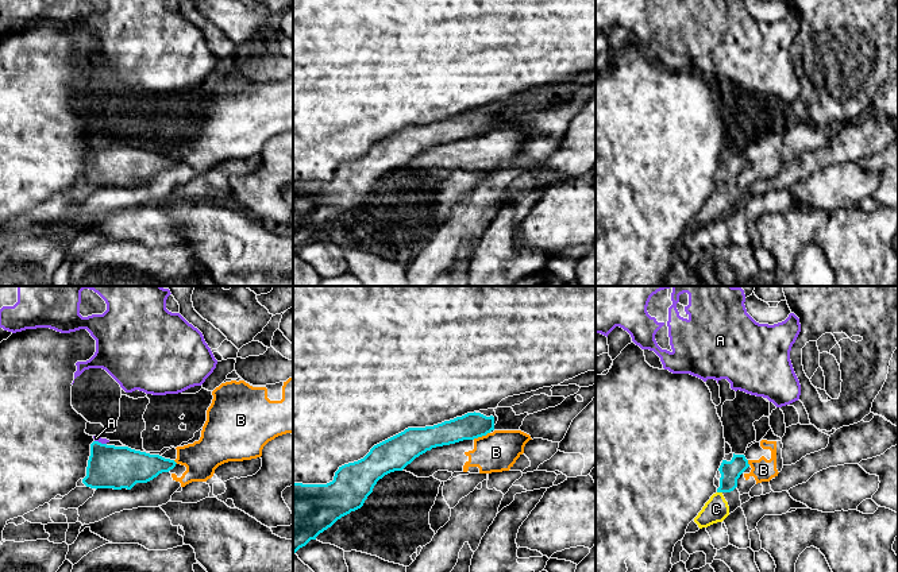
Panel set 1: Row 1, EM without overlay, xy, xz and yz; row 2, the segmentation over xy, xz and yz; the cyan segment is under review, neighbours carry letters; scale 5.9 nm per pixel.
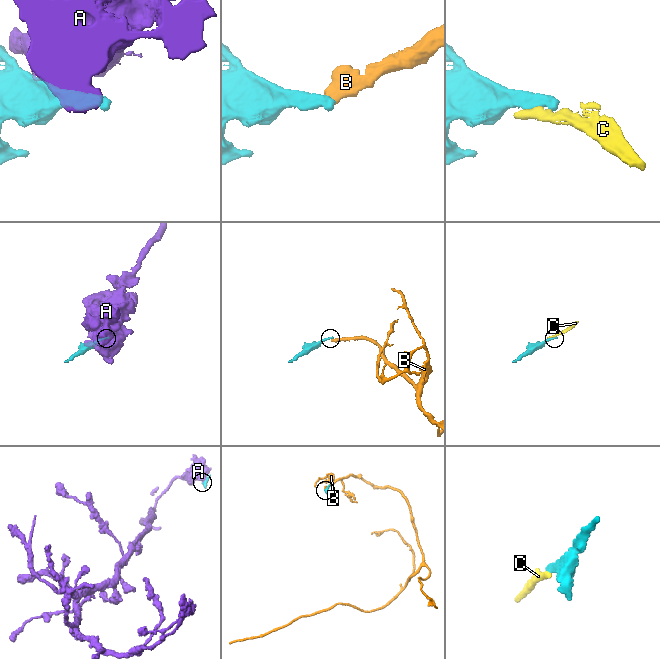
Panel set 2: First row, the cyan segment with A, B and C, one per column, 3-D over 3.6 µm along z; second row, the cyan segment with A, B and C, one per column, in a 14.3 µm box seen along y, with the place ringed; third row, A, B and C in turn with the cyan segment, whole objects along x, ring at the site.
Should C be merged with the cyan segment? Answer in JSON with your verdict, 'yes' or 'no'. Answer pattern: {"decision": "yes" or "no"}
{"decision": "yes"}

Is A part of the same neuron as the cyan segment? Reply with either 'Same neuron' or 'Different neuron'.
Different neuron

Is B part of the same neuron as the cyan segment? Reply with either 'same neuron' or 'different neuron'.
different neuron

